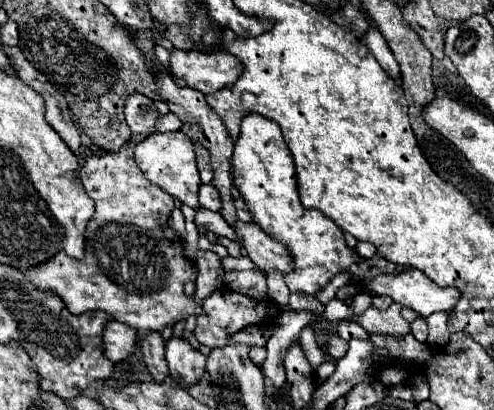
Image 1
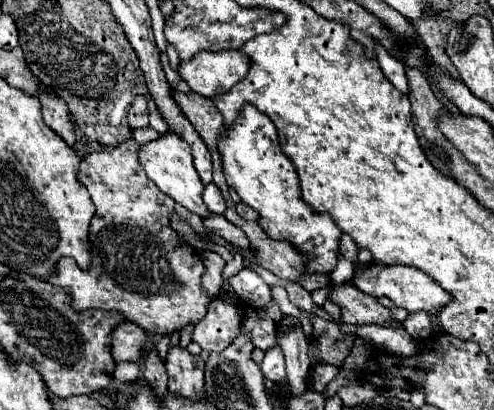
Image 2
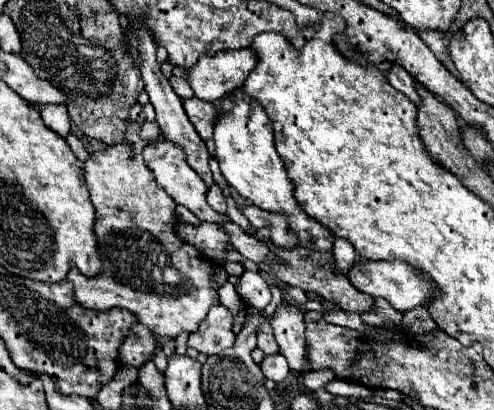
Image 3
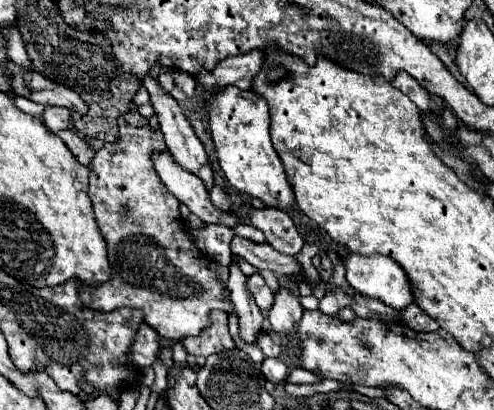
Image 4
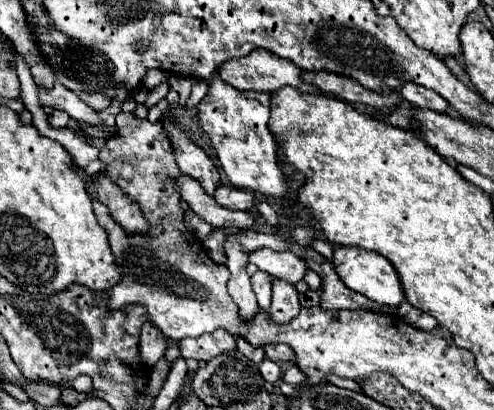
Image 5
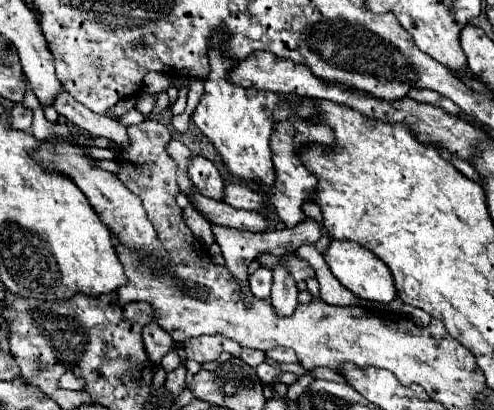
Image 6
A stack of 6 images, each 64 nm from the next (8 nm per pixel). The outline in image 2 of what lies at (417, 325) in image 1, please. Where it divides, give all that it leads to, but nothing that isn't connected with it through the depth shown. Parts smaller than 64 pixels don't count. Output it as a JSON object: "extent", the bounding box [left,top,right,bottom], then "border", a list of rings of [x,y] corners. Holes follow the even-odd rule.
{"extent":[402,312,434,336],"border":[[[428,312],[408,314],[408,318],[402,322],[402,326],[408,330],[410,336],[430,336],[432,328],[434,328]]]}

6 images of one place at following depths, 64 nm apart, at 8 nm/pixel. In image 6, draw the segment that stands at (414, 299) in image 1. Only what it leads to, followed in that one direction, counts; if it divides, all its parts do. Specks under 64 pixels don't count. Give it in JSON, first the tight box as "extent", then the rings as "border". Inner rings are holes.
{"extent":[324,240,396,304],"border":[[[332,240],[330,246],[324,250],[324,260],[330,272],[334,274],[334,278],[358,298],[374,300],[382,304],[388,304],[396,298],[396,290],[392,288],[392,274],[388,272],[388,268],[384,268],[384,264],[380,264],[380,260],[372,256],[372,252],[368,252],[366,248],[360,248],[360,244]]]}

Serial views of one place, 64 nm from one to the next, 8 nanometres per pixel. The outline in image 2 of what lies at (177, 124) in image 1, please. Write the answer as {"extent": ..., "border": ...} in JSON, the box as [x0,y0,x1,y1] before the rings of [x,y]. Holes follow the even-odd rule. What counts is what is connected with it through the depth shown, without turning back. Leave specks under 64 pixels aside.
{"extent":[148,100,168,135],"border":[[[148,100],[149,122],[150,126],[157,130],[161,135],[168,132],[168,125],[160,116],[153,100]]]}

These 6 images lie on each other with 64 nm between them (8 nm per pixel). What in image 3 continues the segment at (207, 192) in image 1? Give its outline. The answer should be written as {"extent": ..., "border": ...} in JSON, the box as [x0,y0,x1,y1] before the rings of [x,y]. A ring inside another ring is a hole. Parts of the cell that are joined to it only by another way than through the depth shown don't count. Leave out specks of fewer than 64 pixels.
{"extent":[208,184,226,212],"border":[[[214,184],[214,186],[210,186],[210,190],[208,190],[208,204],[216,210],[216,212],[226,212],[226,200],[224,200],[224,196],[222,196],[222,190]]]}

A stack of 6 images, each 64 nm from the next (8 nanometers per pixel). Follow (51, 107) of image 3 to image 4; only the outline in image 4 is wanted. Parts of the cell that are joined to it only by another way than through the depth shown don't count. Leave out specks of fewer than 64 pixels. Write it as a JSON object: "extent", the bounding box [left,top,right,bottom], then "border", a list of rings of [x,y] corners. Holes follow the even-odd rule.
{"extent":[44,106,70,132],"border":[[[48,106],[44,110],[44,124],[50,132],[60,132],[66,130],[70,124],[70,112],[66,108],[58,108],[58,106]]]}

